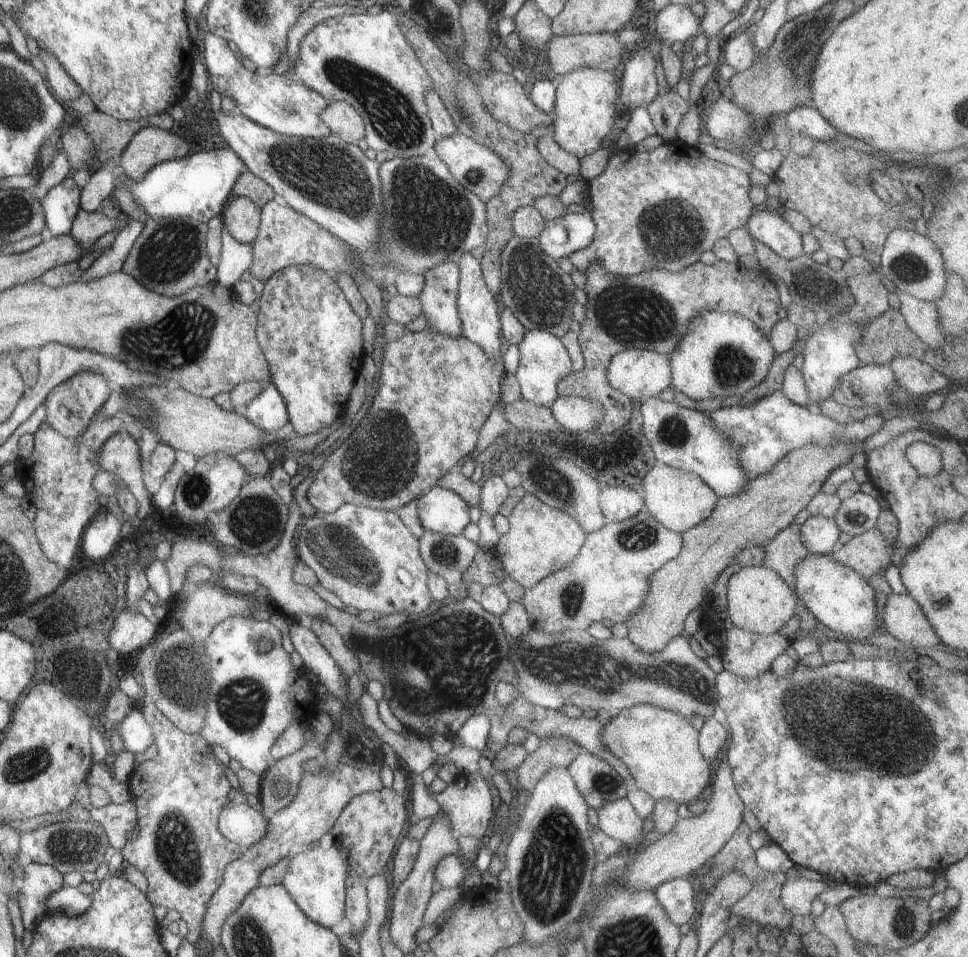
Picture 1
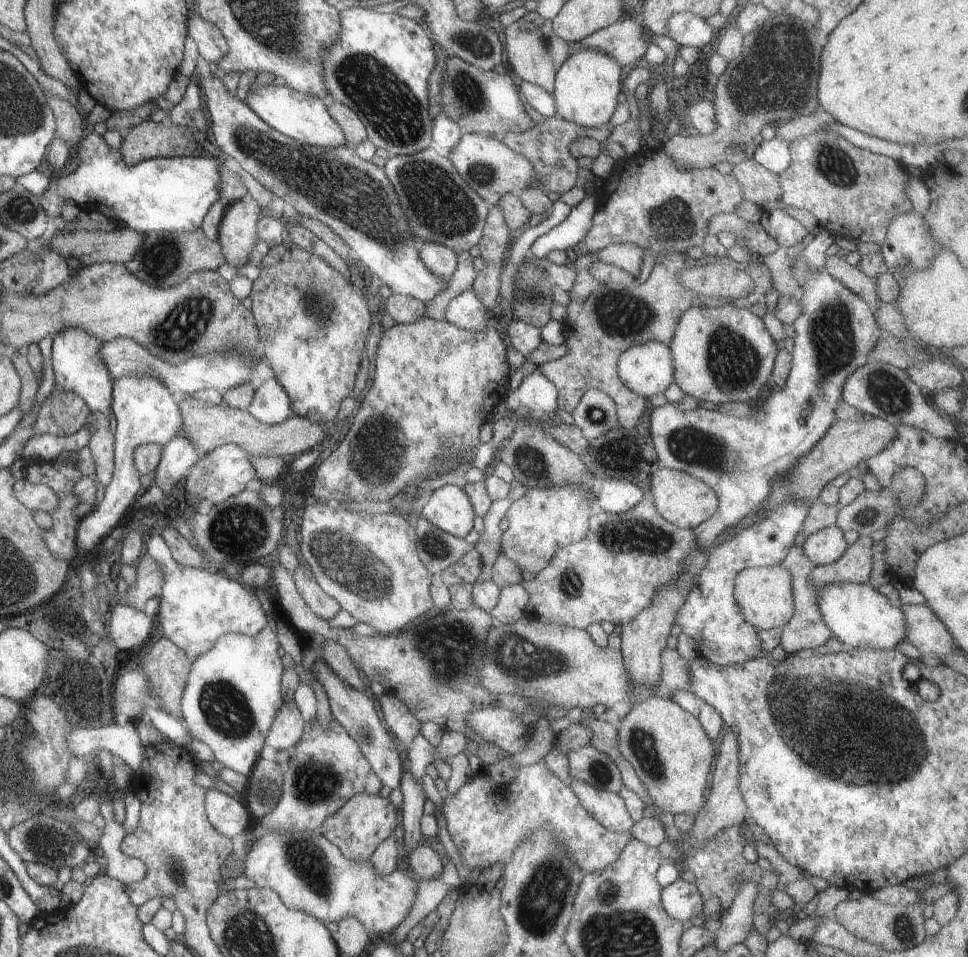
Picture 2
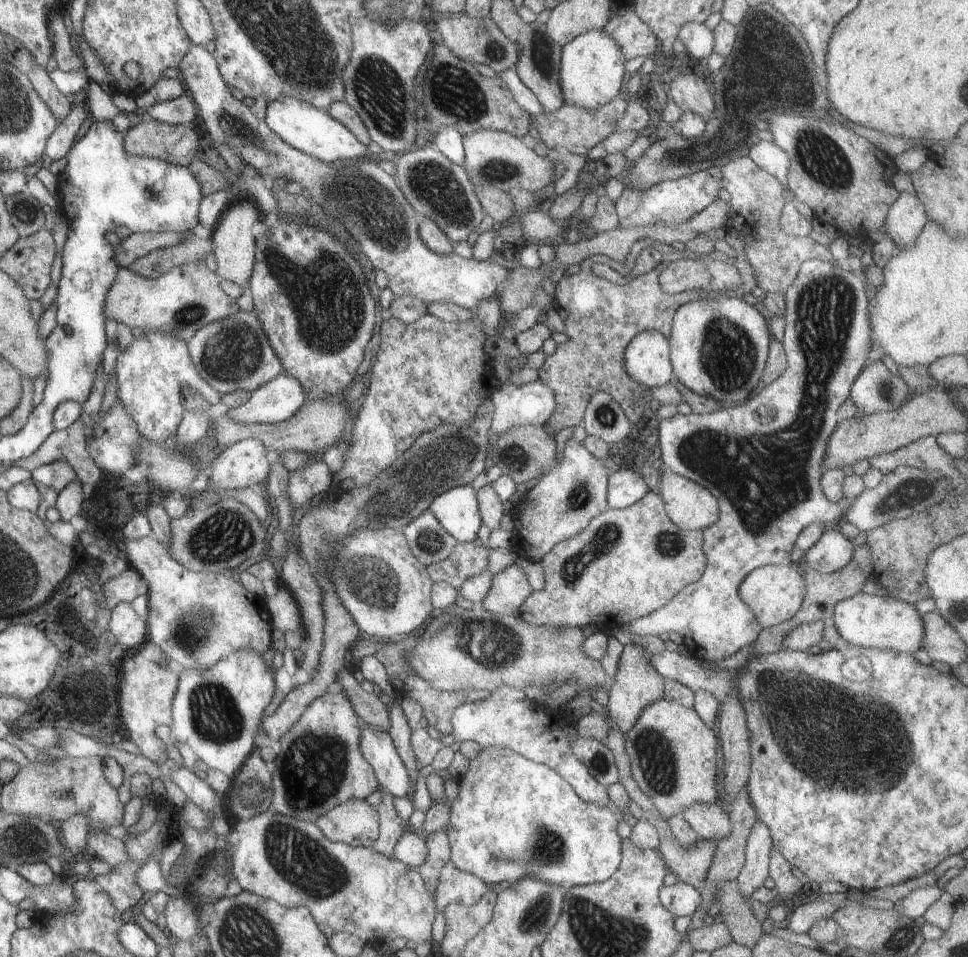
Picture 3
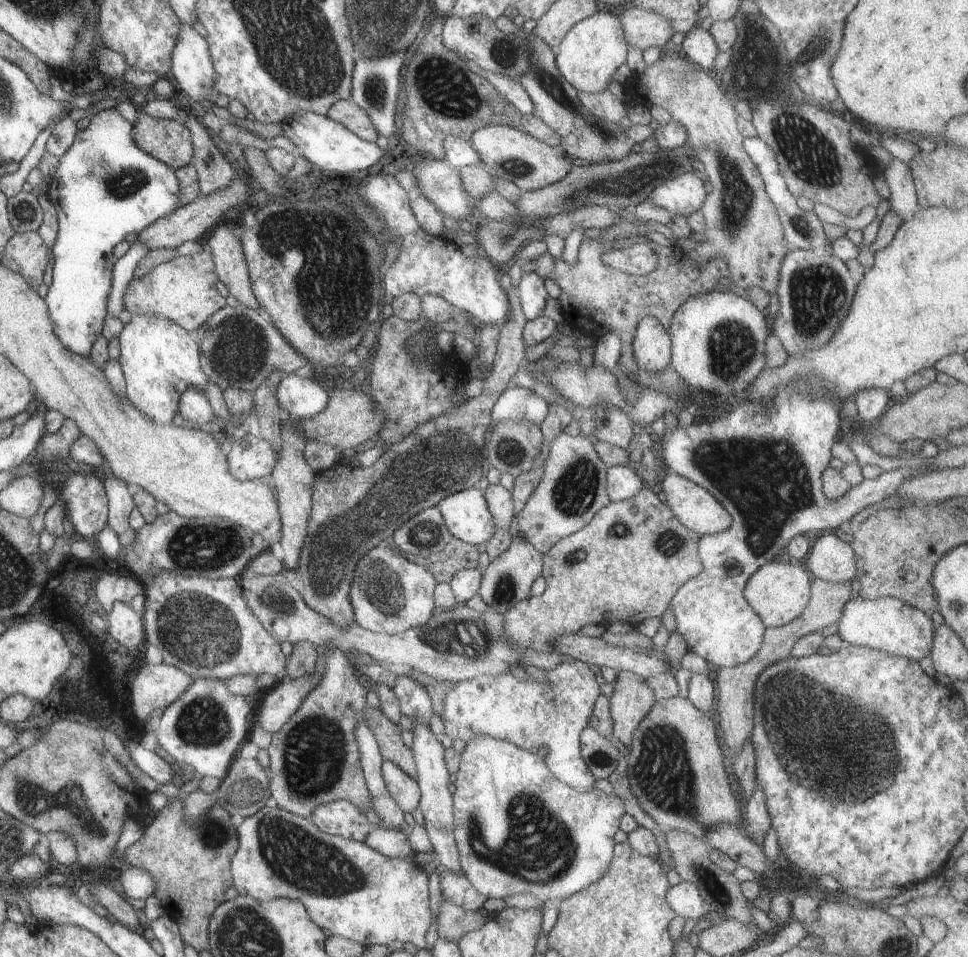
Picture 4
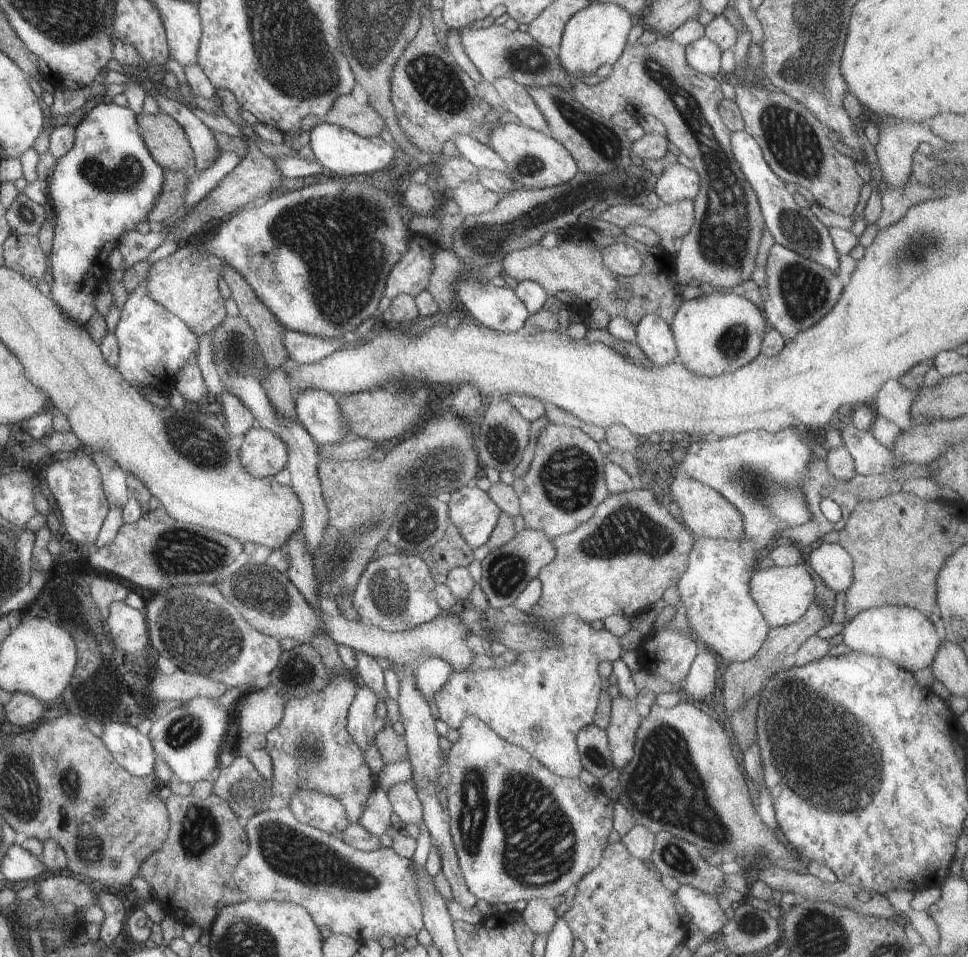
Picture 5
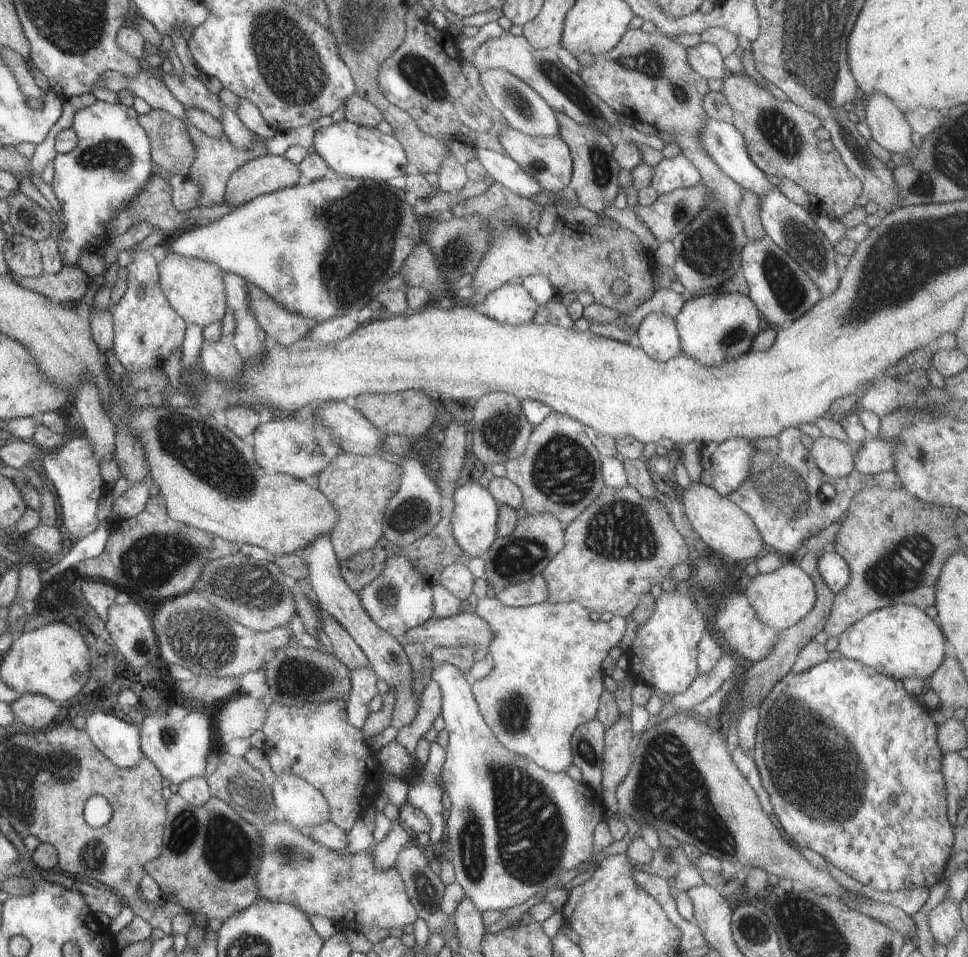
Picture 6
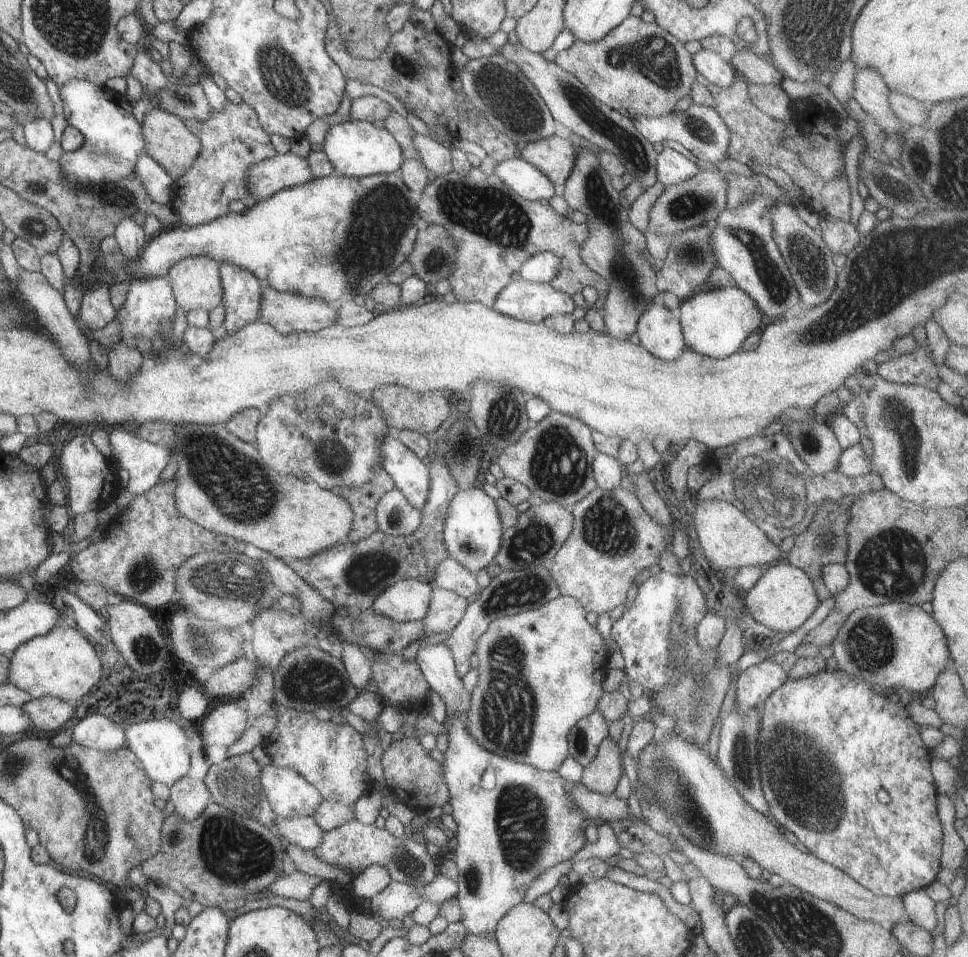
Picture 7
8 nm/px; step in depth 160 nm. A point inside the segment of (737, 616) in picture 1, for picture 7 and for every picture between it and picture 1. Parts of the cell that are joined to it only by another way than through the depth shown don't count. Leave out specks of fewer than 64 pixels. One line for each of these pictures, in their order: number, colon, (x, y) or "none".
2: (764, 595)
3: (775, 593)
4: (779, 591)
5: (783, 594)
6: (781, 598)
7: (784, 598)

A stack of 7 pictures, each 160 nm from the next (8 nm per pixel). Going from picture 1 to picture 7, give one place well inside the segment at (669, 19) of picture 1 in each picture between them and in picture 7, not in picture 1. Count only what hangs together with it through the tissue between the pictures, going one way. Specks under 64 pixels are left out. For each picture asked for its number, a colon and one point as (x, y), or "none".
2: (688, 29)
3: (699, 40)
4: (699, 47)
5: (704, 55)
6: (705, 58)
7: (710, 64)

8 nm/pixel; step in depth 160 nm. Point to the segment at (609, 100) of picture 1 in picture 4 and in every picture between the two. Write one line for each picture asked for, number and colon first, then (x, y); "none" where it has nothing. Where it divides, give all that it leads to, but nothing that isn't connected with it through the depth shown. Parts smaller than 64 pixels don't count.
2: (587, 87)
3: (592, 73)
4: (592, 50)

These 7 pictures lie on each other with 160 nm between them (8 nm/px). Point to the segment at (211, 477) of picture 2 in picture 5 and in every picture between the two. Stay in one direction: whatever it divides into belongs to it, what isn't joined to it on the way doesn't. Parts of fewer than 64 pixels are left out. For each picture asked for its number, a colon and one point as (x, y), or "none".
3: (246, 464)
4: (251, 457)
5: (263, 453)

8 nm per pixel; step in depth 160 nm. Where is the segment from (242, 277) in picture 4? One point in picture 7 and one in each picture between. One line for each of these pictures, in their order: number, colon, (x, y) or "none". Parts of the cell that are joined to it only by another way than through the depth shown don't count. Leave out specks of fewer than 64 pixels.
5: (268, 331)
6: (281, 326)
7: (286, 312)

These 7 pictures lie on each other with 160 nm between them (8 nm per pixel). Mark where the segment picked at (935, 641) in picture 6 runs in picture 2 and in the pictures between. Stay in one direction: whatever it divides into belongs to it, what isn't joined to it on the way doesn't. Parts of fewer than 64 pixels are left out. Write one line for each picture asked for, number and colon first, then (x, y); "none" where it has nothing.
2: (859, 615)
3: (882, 622)
4: (888, 624)
5: (904, 635)

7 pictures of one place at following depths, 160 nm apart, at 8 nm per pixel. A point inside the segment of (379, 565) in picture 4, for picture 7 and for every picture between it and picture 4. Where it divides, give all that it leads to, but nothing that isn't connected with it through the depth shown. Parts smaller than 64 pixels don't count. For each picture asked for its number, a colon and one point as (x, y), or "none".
5: (396, 593)
6: (399, 598)
7: (407, 600)

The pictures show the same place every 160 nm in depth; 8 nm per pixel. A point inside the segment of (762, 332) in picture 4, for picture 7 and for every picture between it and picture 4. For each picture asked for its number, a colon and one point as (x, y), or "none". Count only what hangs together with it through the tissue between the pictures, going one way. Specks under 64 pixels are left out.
5: (717, 333)
6: (714, 327)
7: (715, 322)

